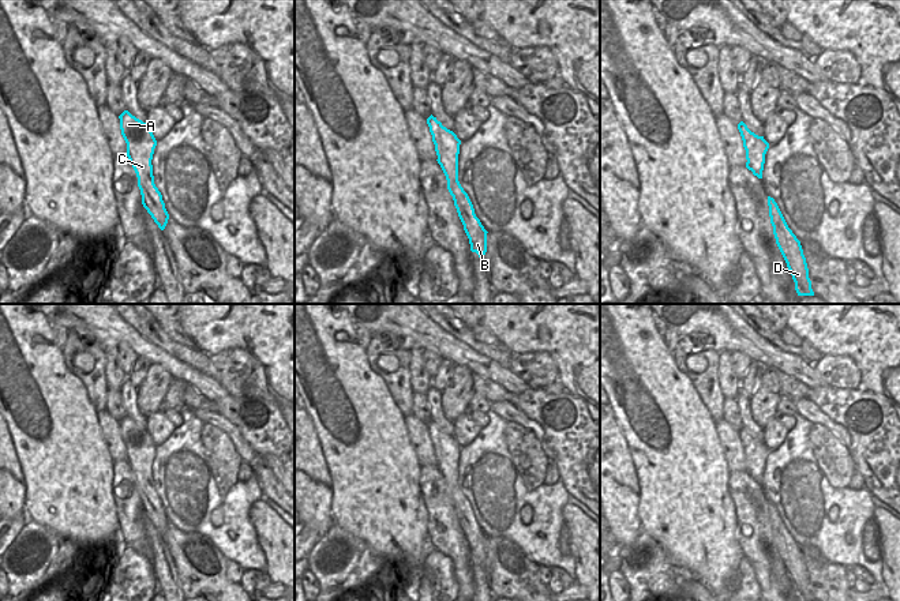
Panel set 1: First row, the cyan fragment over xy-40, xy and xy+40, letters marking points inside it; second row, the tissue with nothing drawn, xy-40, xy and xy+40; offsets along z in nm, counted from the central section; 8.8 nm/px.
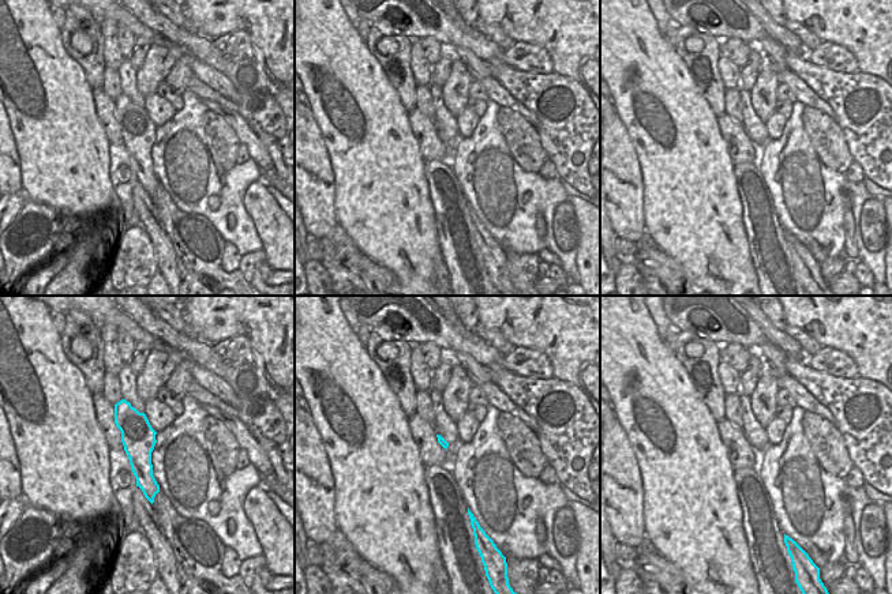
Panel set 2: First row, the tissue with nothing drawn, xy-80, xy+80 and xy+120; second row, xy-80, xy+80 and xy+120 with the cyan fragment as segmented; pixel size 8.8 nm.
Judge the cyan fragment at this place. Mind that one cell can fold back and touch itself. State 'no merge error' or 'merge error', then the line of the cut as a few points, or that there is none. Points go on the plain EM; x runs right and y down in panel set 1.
no merge error; cut none

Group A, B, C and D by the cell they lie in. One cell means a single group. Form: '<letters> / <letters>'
A B C D

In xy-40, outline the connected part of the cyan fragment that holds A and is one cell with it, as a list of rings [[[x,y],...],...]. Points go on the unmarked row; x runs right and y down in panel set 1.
[[[124,416],[120,421],[121,440],[127,448],[127,462],[136,478],[142,510],[161,536],[165,534],[169,519],[165,514],[162,500],[154,489],[153,459],[157,446],[149,435],[147,428]]]

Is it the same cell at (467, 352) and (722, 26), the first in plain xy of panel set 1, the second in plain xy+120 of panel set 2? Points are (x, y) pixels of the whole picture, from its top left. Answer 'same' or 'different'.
same

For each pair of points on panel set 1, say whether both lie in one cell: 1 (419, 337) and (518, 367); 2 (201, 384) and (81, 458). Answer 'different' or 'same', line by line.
1: different
2: different

